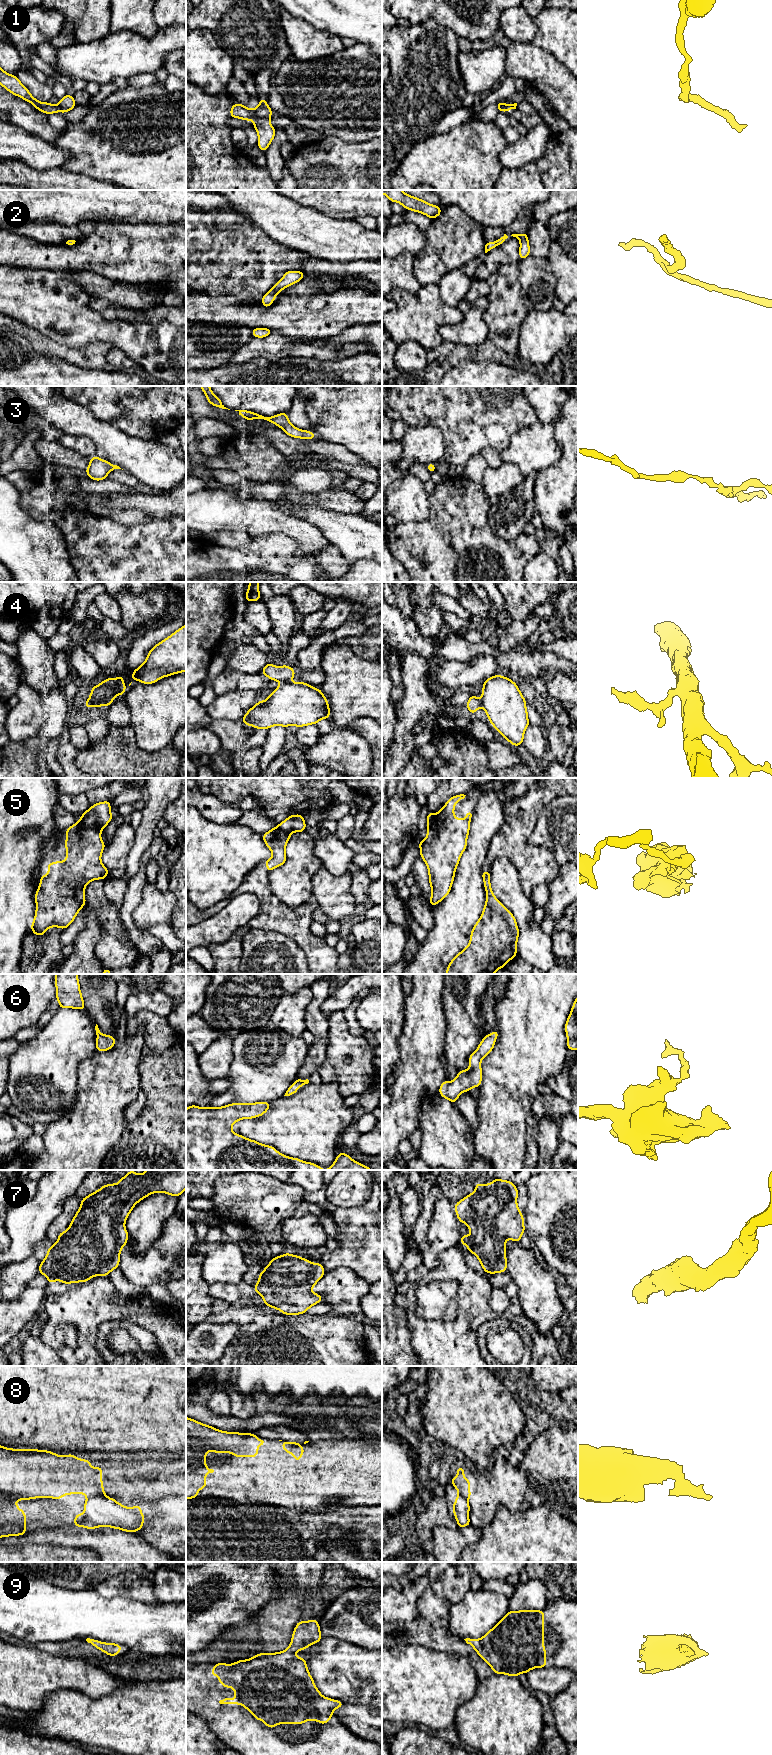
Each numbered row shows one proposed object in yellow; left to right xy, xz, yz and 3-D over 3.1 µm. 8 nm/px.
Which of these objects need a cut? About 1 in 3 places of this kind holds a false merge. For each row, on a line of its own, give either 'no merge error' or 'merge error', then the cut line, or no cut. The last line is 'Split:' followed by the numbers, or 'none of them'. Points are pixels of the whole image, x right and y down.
1: merge error; cut in xz along (253, 109), (254, 118)
2: no merge error; no cut
3: no merge error; no cut
4: merge error; cut in xz along (288, 680), (281, 682)
5: merge error; cut in xy along (81, 817), (86, 826), (96, 827), (100, 831)
6: no merge error; no cut
7: no merge error; no cut
8: merge error; cut in xy along (105, 1495), (94, 1495), (87, 1500)
9: no merge error; no cut
Split: 1, 4, 5, 8

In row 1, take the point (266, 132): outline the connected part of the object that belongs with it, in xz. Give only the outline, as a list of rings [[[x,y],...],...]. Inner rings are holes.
[[[261,98],[259,105],[254,109],[254,128],[258,133],[258,147],[266,152],[270,143],[275,137],[275,128],[270,123],[270,116],[273,111],[267,105],[266,99]]]

